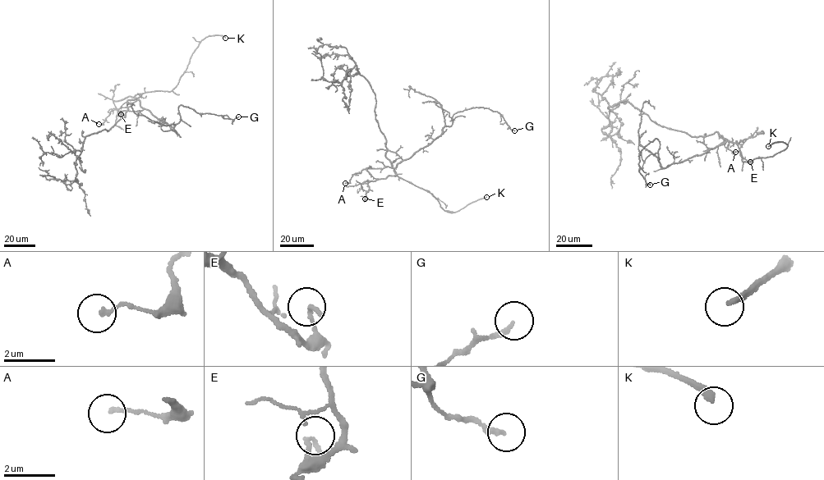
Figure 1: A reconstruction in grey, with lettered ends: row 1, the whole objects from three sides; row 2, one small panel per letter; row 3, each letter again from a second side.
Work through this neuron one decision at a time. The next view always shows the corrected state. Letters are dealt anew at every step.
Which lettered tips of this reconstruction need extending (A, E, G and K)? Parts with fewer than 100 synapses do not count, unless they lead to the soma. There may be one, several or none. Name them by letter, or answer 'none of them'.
K

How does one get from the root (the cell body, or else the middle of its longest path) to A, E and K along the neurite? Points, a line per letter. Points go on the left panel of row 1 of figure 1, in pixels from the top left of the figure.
A: (125, 117), (128, 109), (127, 101), (136, 98), (129, 106), (111, 111), (103, 125), (98, 124)
E: (125, 117), (128, 109), (127, 101), (141, 93), (113, 102), (121, 114)
K: (125, 117), (127, 100), (145, 93), (171, 91), (174, 89), (200, 41), (209, 36), (225, 38)

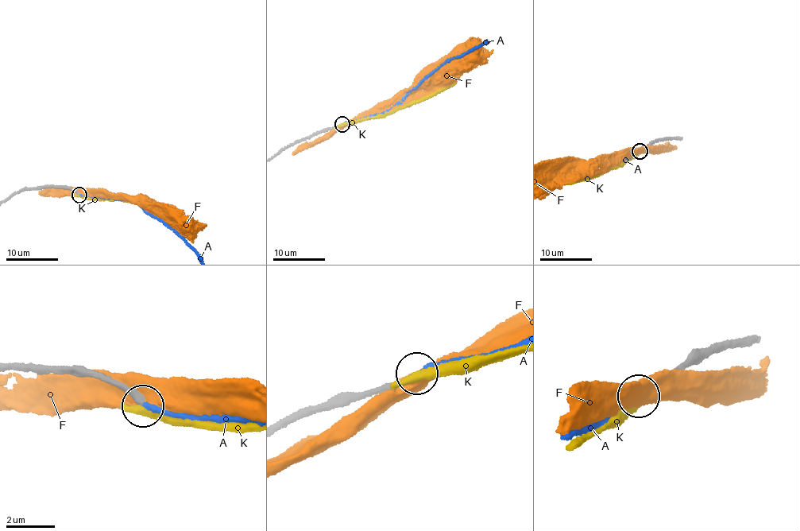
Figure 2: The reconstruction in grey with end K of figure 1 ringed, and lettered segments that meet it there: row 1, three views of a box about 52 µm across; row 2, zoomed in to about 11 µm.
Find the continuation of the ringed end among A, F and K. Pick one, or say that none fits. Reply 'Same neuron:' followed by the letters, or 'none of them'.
Same neuron: A

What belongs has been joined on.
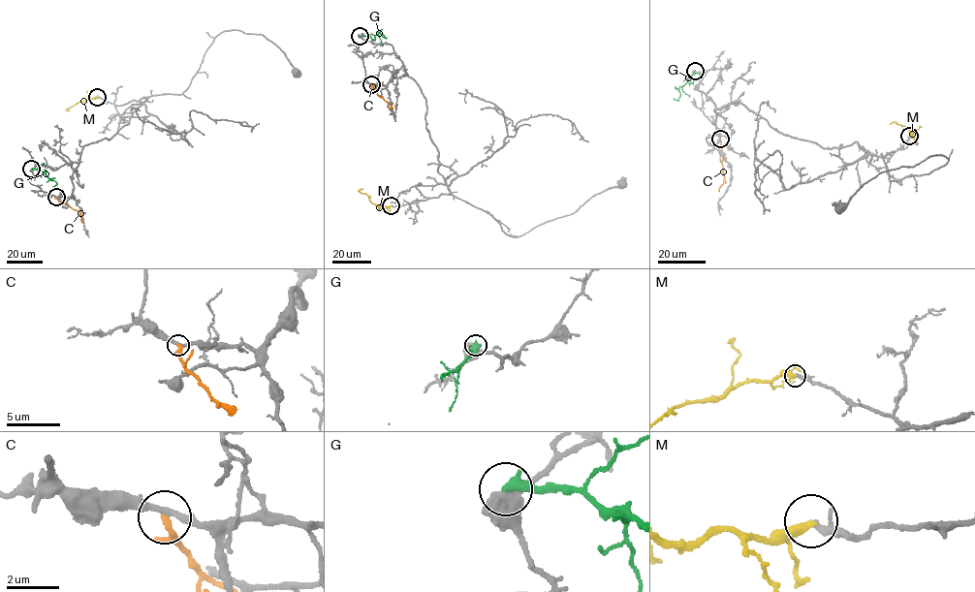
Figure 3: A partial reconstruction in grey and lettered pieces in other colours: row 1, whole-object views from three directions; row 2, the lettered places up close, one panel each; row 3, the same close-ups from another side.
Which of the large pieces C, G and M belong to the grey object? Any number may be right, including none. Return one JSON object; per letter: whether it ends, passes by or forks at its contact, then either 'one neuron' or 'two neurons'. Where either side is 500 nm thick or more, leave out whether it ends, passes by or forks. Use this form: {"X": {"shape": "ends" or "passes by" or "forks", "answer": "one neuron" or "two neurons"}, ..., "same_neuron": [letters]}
{"C": {"shape": "ends", "answer": "two neurons"}, "G": {"answer": "two neurons"}, "M": {"shape": "ends", "answer": "one neuron"}, "same_neuron": ["M"]}

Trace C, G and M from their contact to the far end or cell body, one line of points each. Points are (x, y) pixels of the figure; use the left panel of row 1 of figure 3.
C: (56, 197), (78, 211), (82, 223)
G: (31, 169), (44, 171), (55, 180), (56, 184), (52, 186)
M: (98, 97), (78, 102), (66, 109), (69, 111)

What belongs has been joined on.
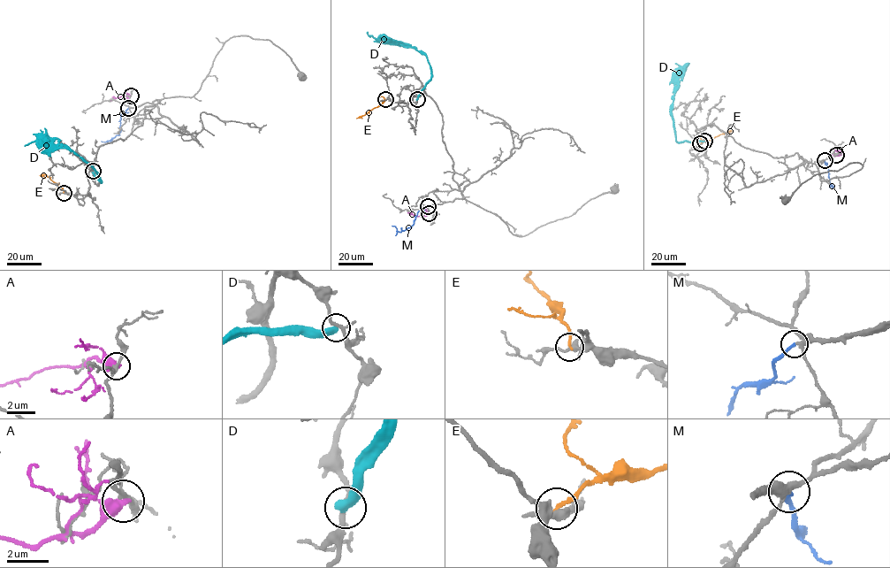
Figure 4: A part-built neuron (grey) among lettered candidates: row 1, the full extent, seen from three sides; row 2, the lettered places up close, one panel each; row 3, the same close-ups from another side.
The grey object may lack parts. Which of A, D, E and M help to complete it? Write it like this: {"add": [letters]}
{"add": ["M"]}

